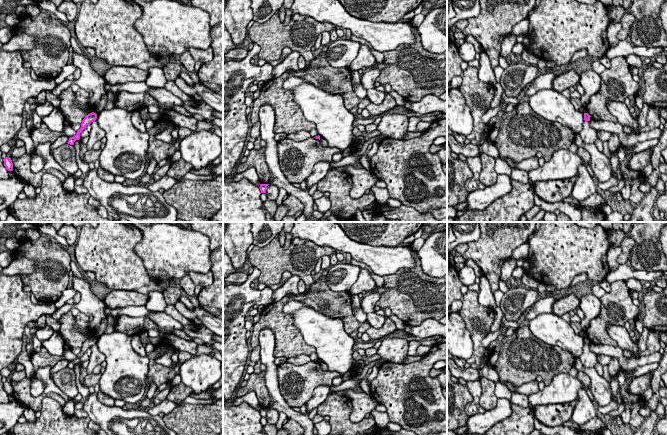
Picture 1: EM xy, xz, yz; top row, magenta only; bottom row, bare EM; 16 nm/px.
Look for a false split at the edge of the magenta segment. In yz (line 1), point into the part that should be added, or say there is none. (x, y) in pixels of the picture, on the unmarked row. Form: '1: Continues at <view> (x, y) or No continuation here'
1: No continuation here

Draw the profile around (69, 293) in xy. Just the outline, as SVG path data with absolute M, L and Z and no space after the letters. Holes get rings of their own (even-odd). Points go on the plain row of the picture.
M67 288L62 292L61 297L54 302L56 309L61 308L67 300L72 299L75 294L77 293L77 291L74 288Z

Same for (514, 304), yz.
M511 287L502 297L500 309L506 320L516 322L538 301L539 295L537 288Z

